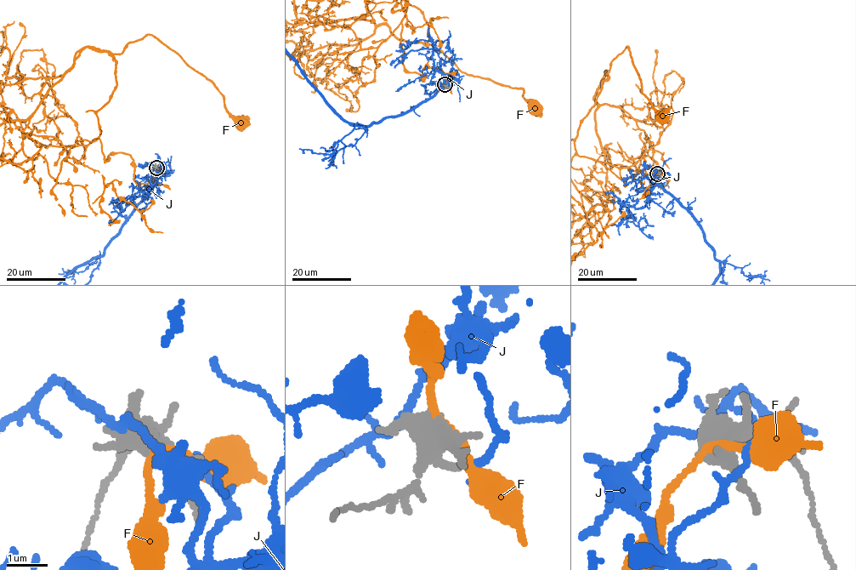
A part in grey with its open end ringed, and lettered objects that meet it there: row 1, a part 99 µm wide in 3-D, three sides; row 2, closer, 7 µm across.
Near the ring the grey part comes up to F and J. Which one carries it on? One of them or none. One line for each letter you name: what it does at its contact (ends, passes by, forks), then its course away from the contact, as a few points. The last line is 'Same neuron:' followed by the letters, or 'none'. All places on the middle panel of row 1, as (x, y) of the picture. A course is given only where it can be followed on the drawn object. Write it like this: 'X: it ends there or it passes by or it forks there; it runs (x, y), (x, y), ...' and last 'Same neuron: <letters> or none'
Same neuron: none

